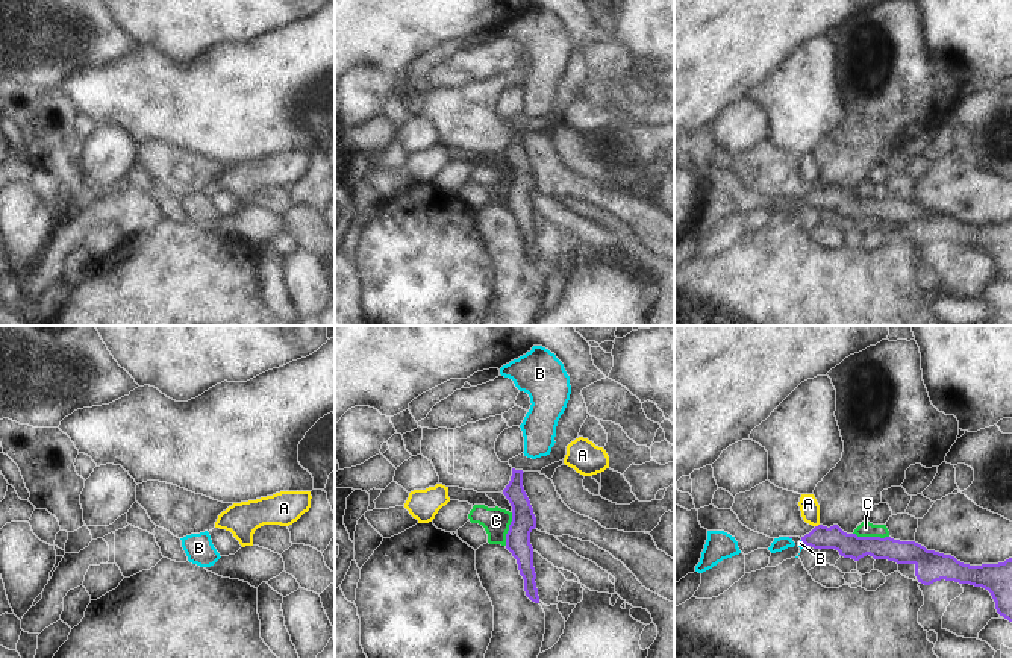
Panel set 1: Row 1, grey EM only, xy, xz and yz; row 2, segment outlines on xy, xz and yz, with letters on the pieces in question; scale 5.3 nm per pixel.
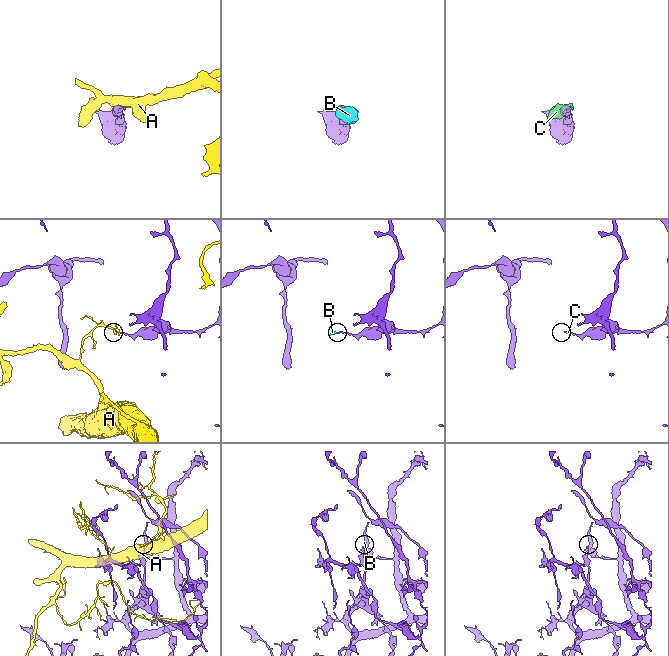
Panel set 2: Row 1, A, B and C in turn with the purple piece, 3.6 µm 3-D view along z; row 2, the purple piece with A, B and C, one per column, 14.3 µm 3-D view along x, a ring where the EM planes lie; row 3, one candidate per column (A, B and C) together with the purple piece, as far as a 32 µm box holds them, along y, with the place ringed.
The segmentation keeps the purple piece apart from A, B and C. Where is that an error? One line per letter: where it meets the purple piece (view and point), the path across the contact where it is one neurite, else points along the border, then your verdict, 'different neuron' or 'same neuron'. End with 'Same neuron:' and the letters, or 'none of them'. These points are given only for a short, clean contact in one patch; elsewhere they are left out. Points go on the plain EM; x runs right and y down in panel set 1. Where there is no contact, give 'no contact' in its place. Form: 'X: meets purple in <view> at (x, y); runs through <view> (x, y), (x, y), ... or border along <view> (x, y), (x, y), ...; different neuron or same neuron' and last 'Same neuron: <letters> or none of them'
A: meets purple in yz at (818, 185); border along yz (818, 184), (815, 187); different neuron
B: meets purple in yz at (803, 202); runs through yz (821, 197), (803, 202), (800, 203); same neuron
C: meets purple in yz at (871, 197); border along yz (853, 193), (858, 196), (888, 197); different neuron
Same neuron: B

